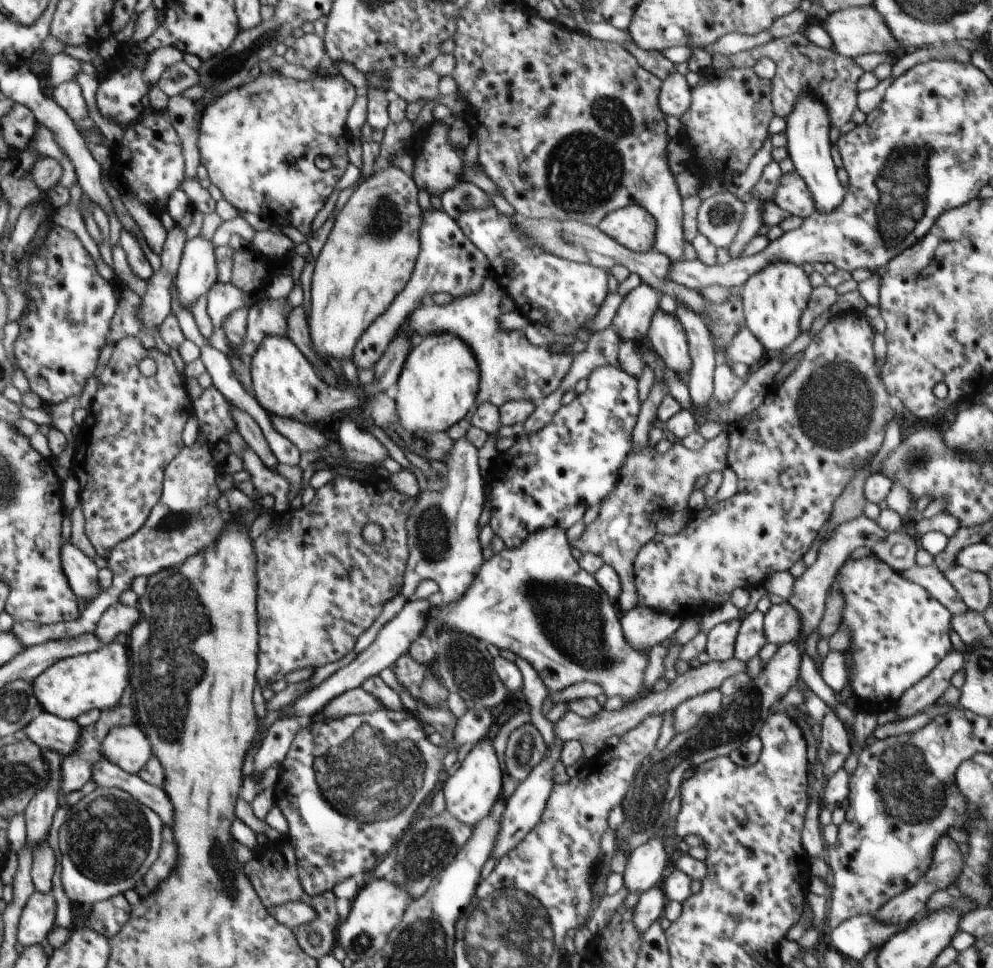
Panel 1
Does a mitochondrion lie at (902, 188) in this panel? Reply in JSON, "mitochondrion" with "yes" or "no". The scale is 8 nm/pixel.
{"mitochondrion":"yes"}

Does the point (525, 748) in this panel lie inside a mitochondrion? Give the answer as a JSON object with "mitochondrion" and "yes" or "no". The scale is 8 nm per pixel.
{"mitochondrion":"yes"}

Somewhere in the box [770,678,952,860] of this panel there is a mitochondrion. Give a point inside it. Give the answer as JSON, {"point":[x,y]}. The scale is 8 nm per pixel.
{"point":[905,783]}

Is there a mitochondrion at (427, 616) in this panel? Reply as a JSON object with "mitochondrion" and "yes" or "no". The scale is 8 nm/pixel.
{"mitochondrion":"no"}

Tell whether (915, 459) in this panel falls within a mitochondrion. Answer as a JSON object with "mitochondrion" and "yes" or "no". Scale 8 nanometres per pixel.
{"mitochondrion":"yes"}

